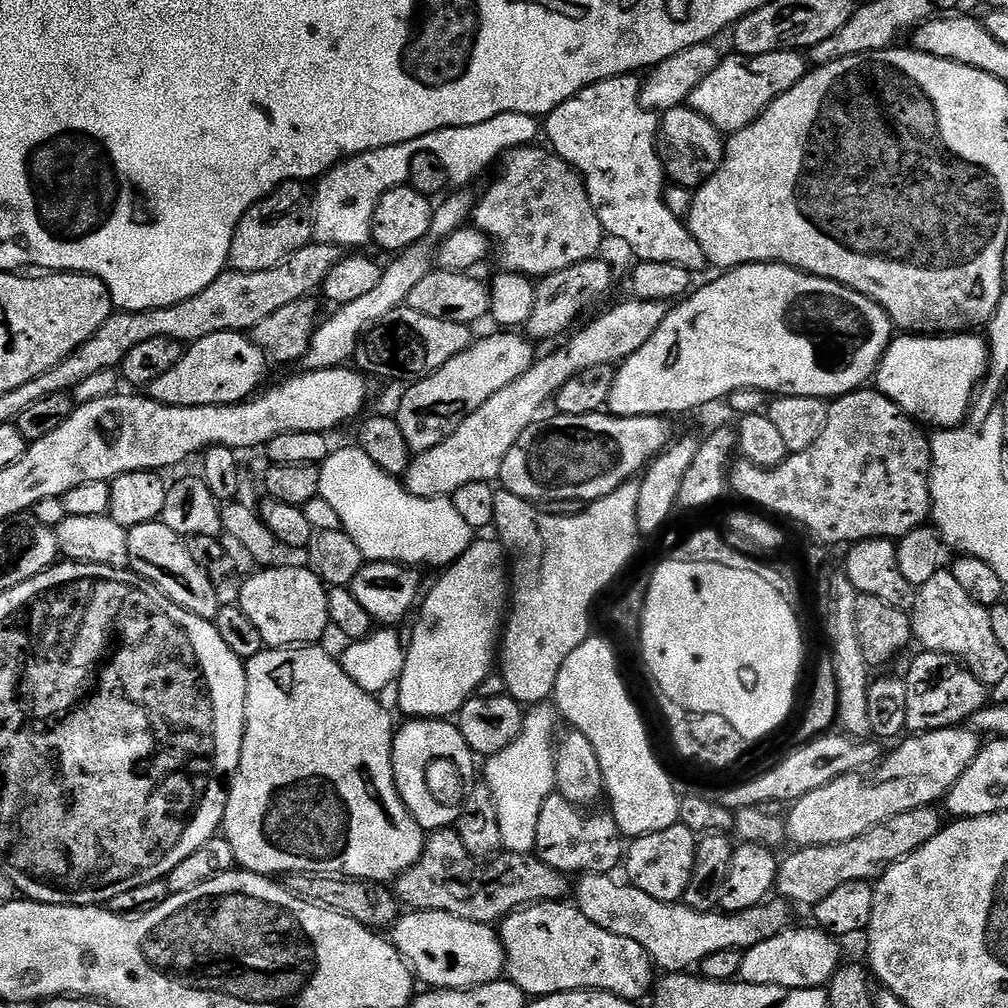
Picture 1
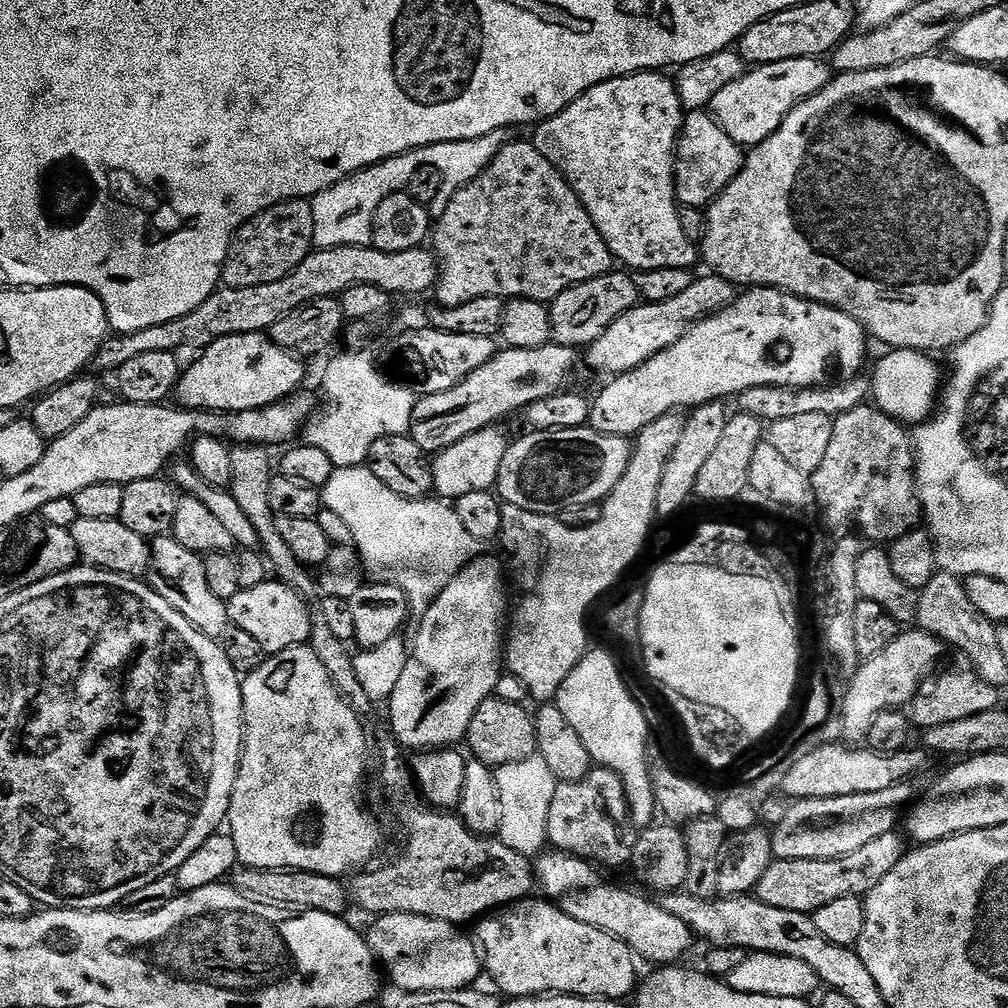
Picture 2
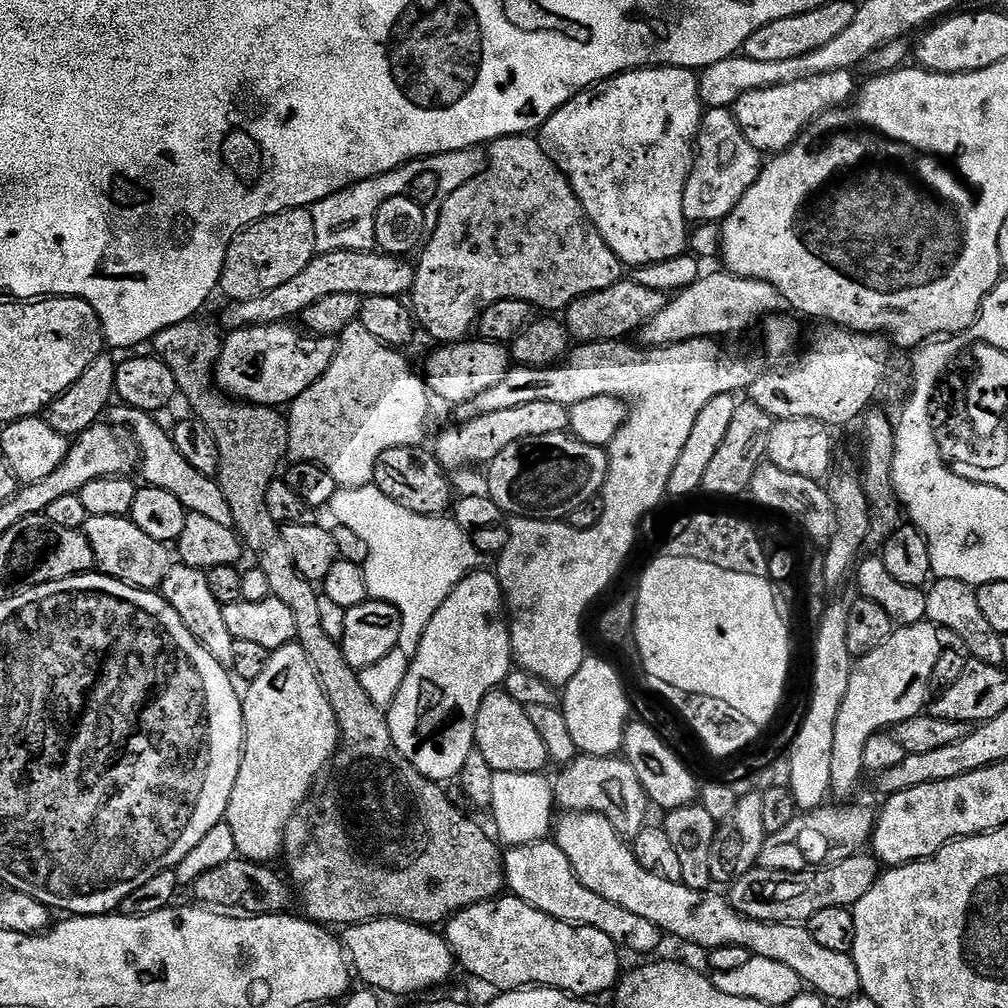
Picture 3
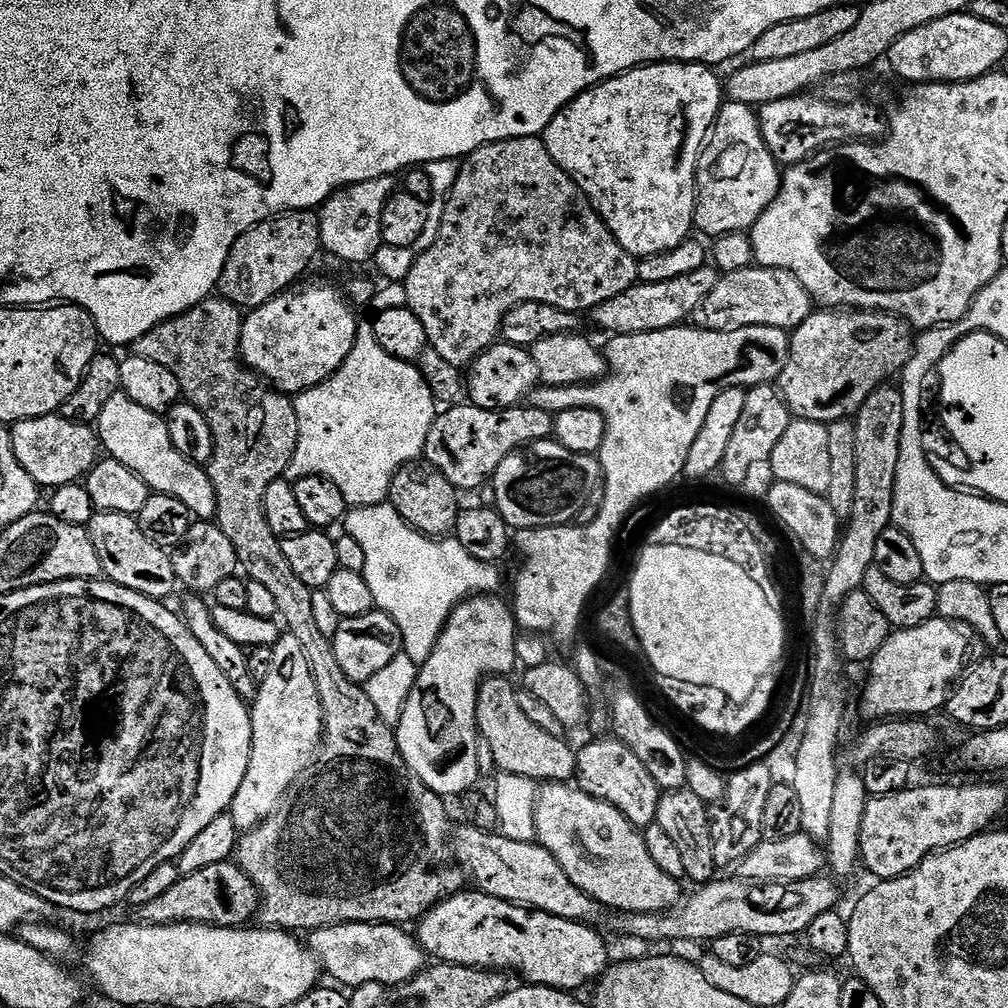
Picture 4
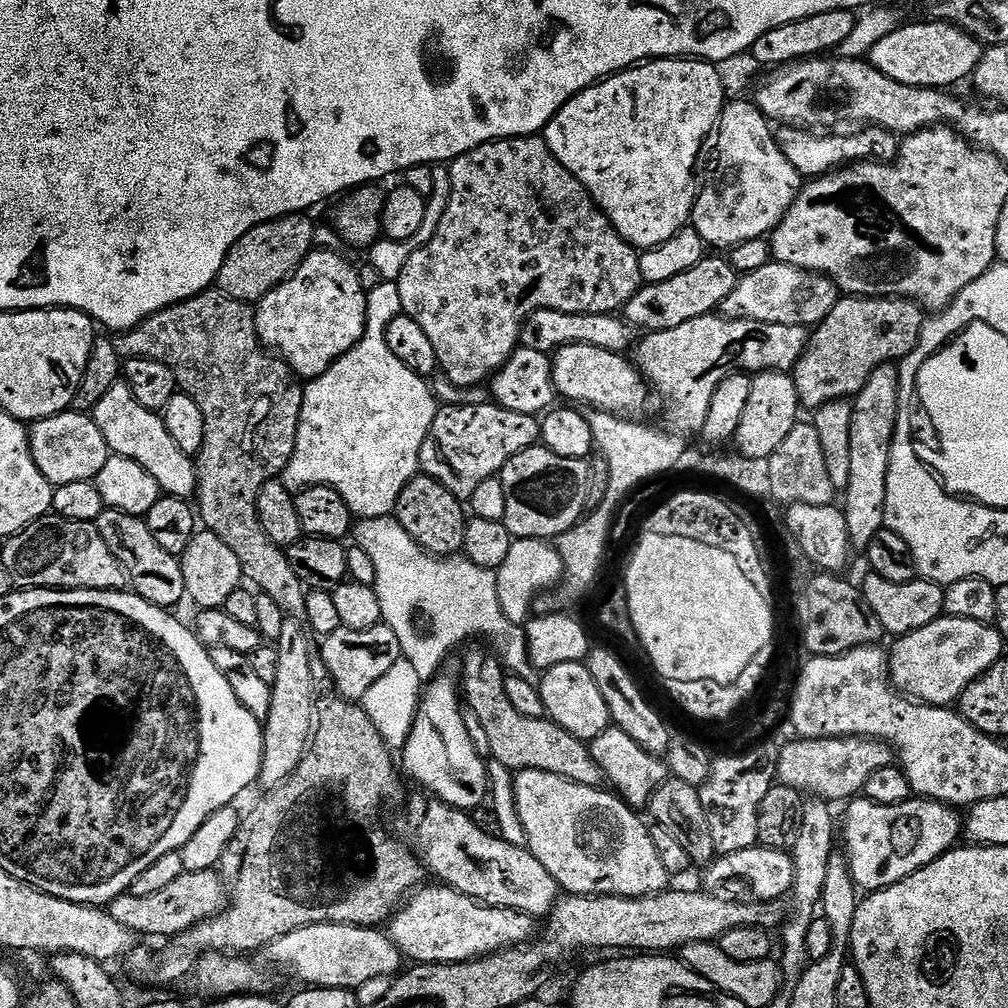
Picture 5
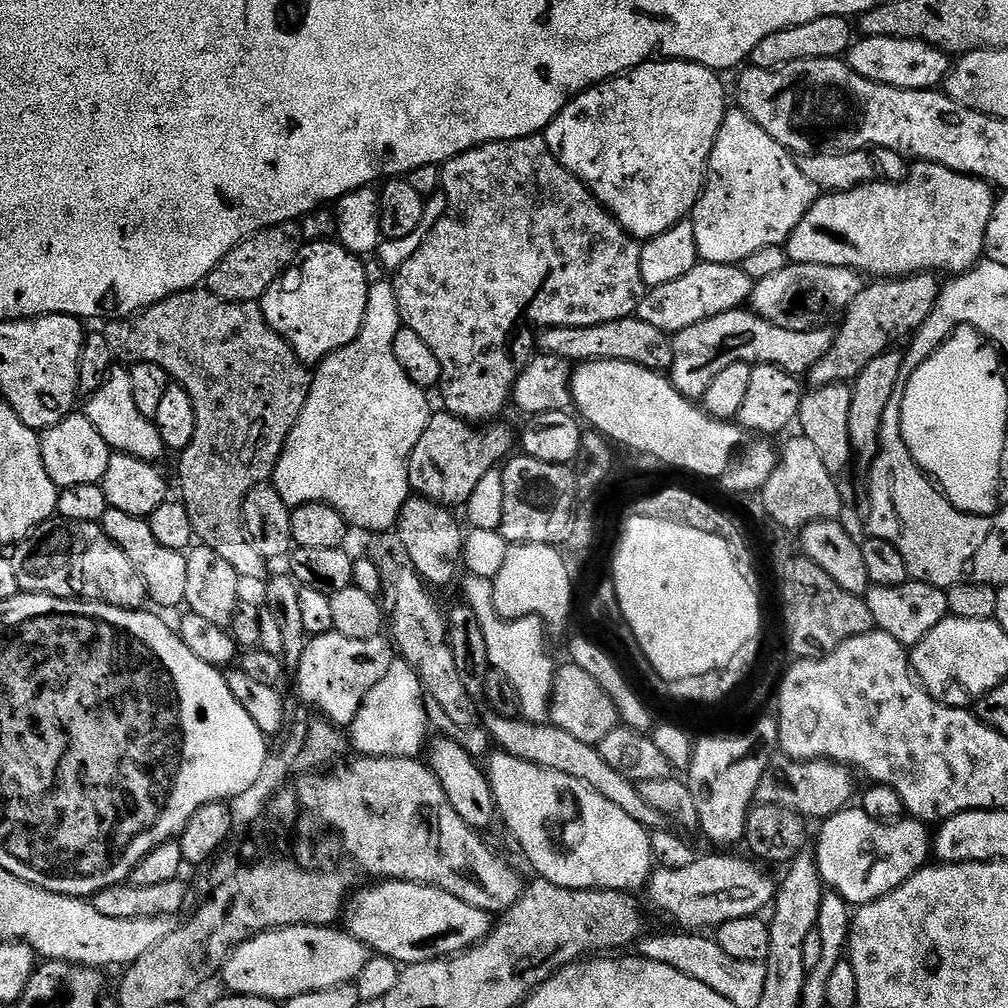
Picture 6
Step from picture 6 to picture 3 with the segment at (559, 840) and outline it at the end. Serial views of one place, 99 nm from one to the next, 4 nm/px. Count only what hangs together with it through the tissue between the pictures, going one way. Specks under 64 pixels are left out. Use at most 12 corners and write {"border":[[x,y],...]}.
{"border":[[603,812],[554,842],[594,894],[703,950],[742,946],[829,1001],[861,995],[846,952],[803,923],[648,872]]}

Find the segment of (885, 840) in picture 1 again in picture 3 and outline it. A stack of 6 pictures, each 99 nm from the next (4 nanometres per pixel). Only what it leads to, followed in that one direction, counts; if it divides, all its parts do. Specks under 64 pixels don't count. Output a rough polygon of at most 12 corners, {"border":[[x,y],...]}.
{"border":[[875,855],[788,872],[757,866],[730,886],[752,920],[807,922],[876,885]]}

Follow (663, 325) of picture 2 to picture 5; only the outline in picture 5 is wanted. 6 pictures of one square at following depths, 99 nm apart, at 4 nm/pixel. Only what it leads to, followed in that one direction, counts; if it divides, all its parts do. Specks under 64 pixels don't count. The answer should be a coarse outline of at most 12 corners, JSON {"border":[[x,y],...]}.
{"border":[[769,262],[743,273],[732,318],[808,328],[841,298],[829,277]]}

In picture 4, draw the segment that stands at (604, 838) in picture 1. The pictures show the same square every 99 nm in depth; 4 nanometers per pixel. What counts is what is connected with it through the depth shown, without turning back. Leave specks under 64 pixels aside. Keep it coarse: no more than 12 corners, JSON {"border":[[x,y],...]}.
{"border":[[615,738],[576,752],[574,780],[637,830],[655,824],[662,789]]}

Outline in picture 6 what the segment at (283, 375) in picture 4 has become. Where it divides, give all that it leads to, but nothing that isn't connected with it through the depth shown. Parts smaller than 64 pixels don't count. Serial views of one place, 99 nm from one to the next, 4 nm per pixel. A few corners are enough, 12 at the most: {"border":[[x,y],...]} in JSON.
{"border":[[329,240],[259,301],[308,366],[354,342],[369,284]]}

